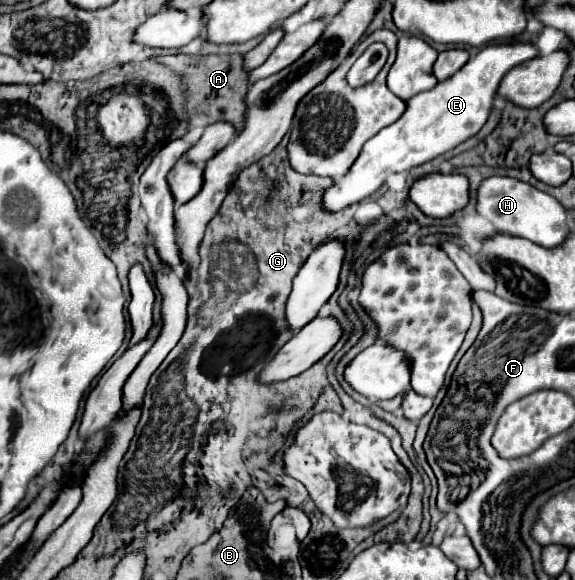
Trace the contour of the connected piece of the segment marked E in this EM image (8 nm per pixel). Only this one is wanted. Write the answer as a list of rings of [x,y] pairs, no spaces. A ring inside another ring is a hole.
[[[532,43],[488,45],[474,59],[470,59],[466,67],[458,71],[458,75],[452,75],[446,83],[438,83],[434,89],[410,99],[404,115],[368,139],[350,171],[342,179],[336,179],[334,187],[324,193],[324,207],[328,211],[340,211],[352,203],[358,203],[372,195],[390,173],[410,171],[412,167],[432,161],[434,157],[474,137],[492,111],[494,93],[498,91],[506,71],[536,55],[538,51]]]

